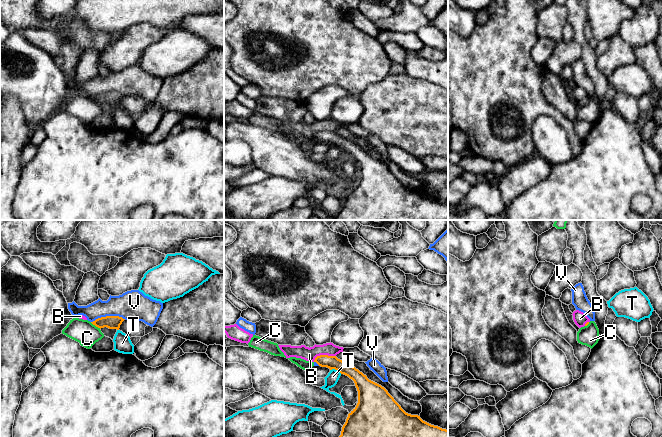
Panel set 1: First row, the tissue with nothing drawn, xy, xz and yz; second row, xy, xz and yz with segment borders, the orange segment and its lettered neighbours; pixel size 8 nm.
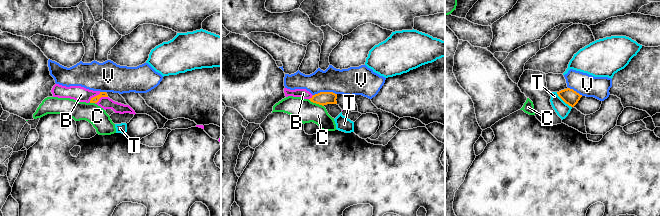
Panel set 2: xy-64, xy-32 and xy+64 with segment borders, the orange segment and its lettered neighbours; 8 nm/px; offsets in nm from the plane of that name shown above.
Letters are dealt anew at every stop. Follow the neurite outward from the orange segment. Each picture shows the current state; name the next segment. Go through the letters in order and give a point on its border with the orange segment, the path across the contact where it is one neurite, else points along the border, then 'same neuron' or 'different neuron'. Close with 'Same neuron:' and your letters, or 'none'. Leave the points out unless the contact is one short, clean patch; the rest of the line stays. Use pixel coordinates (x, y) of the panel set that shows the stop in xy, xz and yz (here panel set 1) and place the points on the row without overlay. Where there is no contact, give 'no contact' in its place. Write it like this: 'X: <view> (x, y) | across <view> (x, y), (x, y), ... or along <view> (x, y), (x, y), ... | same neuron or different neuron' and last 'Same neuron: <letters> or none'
B: xz (323, 131) | along xz (335, 131), (318, 131), (313, 137) | different neuron
C: xy (95, 101) | along xy (90, 98), (100, 104) | different neuron
T: xz (336, 145) | different neuron
V: xy (108, 92) | different neuron
Same neuron: none

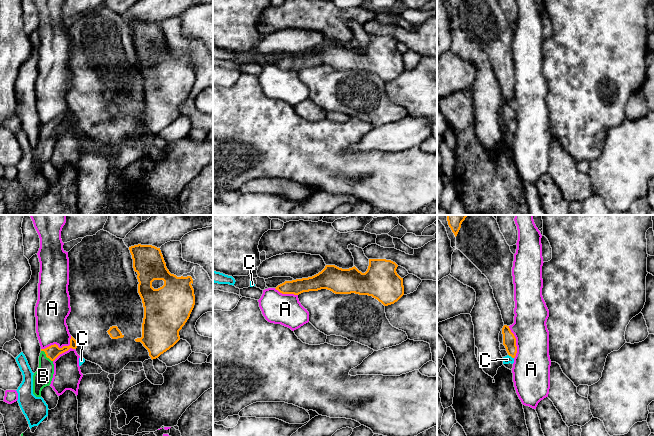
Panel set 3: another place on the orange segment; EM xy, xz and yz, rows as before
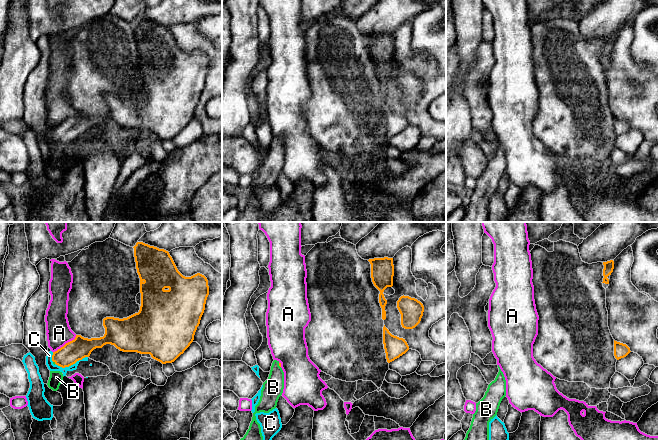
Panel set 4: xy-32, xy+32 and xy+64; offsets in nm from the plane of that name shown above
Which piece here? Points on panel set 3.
A: xy (58, 123) | along xy (71, 112), (68, 121), (58, 123), (51, 120), (41, 125) | different neuron
B: xy (46, 132) | across xy (52, 128), (46, 132), (46, 146), (43, 152) | same neuron
C: yz (511, 132) | along yz (508, 130), (513, 134) | different neuron
Same neuron: B

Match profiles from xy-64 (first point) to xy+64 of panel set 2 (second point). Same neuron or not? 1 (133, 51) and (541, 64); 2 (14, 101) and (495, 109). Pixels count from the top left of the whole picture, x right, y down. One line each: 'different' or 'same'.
1: same
2: same

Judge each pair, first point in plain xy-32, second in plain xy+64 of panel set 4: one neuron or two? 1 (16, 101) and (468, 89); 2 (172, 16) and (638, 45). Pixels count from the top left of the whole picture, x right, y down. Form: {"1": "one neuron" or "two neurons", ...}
{"1": "two neurons", "2": "two neurons"}

